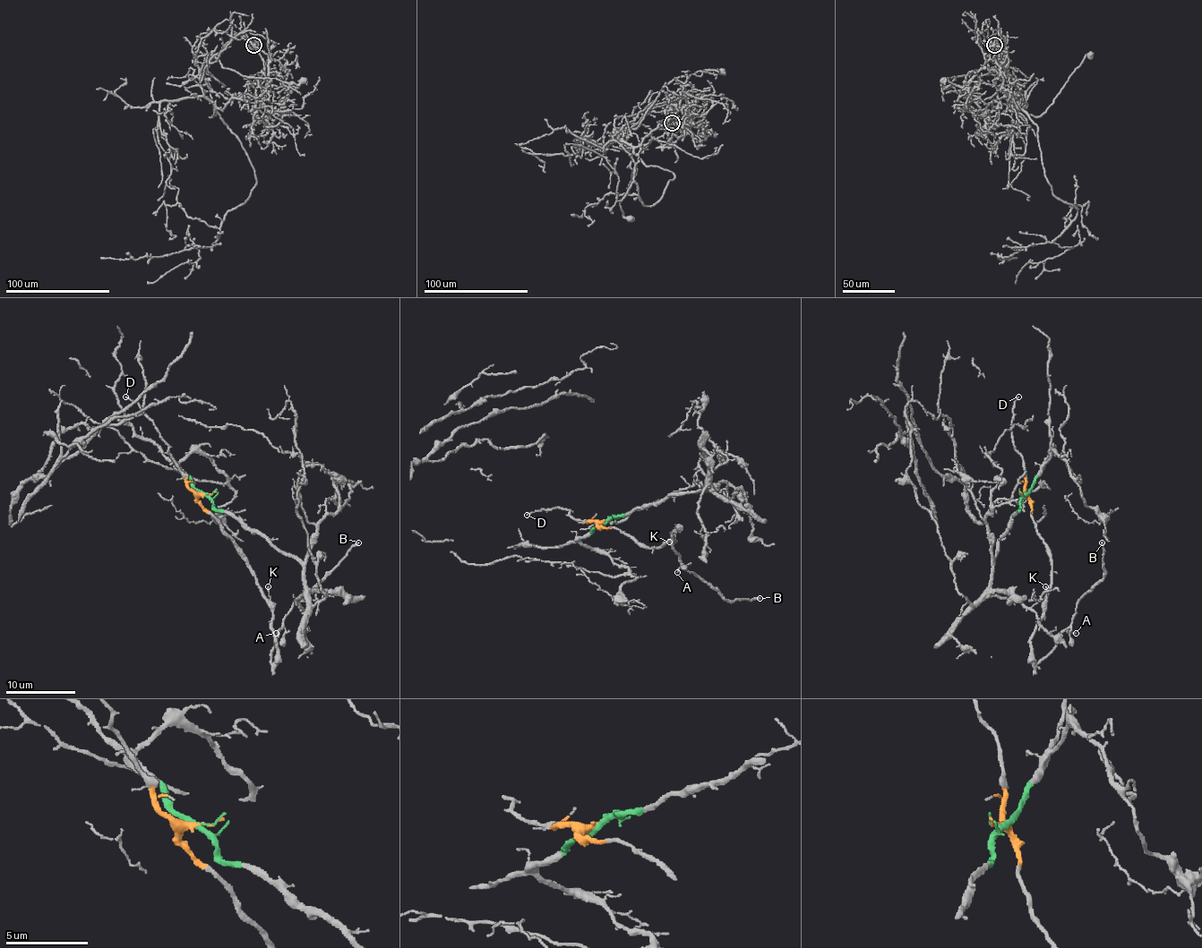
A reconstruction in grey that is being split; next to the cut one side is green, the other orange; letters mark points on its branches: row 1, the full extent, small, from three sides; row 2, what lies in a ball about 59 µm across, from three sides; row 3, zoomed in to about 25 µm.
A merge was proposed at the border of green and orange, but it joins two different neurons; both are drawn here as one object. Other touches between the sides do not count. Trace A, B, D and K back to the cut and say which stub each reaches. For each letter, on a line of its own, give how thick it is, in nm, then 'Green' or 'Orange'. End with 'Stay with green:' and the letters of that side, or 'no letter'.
A: Thickness 120 nm. Orange
B: Thickness 220 nm. Orange
D: Thickness 110 nm. Orange
K: Thickness 120 nm. Orange
Stay with green: no letter

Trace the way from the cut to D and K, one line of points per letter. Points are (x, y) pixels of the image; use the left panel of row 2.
D: (205, 493), (196, 493), (187, 484), (154, 423), (139, 405), (124, 397)
K: (205, 493), (198, 500), (233, 542), (258, 587), (266, 596), (268, 586)

